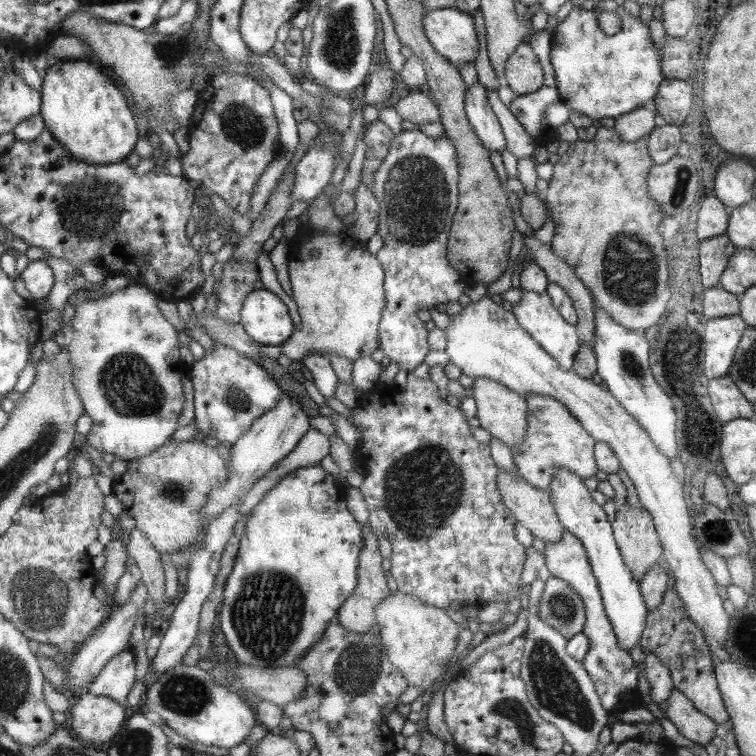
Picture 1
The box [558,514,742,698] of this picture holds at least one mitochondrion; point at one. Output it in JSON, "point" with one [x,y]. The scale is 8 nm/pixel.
{"point":[718,532]}

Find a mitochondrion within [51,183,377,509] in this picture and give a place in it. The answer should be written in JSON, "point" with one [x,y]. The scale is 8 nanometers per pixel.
{"point":[127,382]}

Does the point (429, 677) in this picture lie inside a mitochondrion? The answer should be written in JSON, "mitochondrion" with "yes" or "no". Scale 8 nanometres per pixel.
{"mitochondrion":"no"}

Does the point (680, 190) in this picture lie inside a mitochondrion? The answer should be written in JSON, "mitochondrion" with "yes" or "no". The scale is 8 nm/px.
{"mitochondrion":"yes"}

